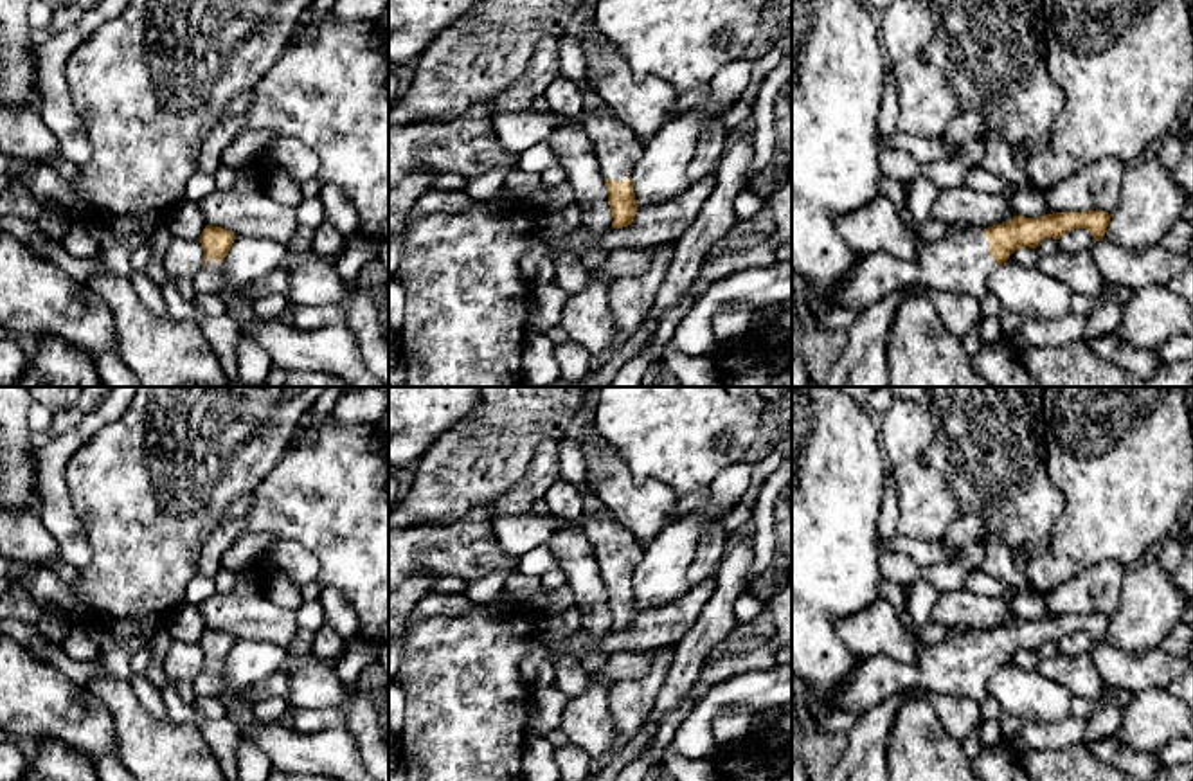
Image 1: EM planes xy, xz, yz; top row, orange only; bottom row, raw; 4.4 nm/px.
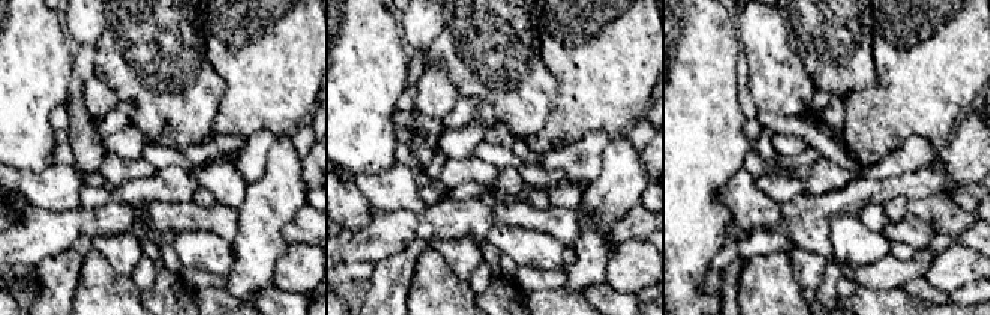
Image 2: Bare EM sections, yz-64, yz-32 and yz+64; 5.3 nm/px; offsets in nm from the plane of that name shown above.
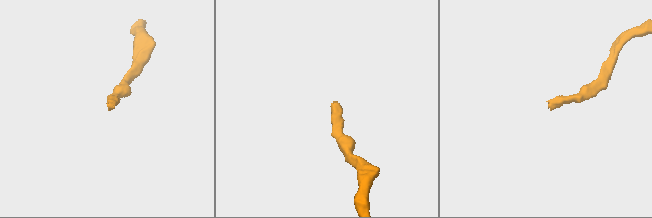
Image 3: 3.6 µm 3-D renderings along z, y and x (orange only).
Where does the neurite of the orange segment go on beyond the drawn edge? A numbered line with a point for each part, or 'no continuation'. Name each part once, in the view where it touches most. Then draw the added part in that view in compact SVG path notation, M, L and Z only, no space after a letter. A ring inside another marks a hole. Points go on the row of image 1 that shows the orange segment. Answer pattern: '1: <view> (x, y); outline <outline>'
1: yz (959, 261); outline M968 227L946 238L923 243L912 261L900 261L887 252L860 254L826 297L830 310L862 310L887 297L900 286L921 284L934 290L986 297L995 259L988 256L984 229Z

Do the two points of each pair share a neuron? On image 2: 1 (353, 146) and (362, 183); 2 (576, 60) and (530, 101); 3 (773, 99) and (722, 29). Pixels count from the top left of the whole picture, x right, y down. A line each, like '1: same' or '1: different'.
1: different
2: different
3: different

